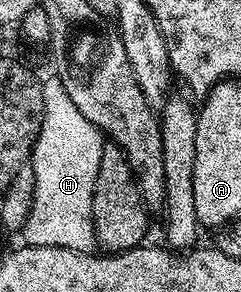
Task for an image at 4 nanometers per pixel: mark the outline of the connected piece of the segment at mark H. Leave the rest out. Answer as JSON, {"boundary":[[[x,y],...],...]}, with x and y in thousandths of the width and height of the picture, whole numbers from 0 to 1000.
{"boundary":[[[237,267],[178,274],[178,428],[129,517],[129,579],[145,647],[129,716],[87,784],[124,846],[253,842],[324,863],[398,846],[386,760],[386,637],[436,469],[270,322]]]}

